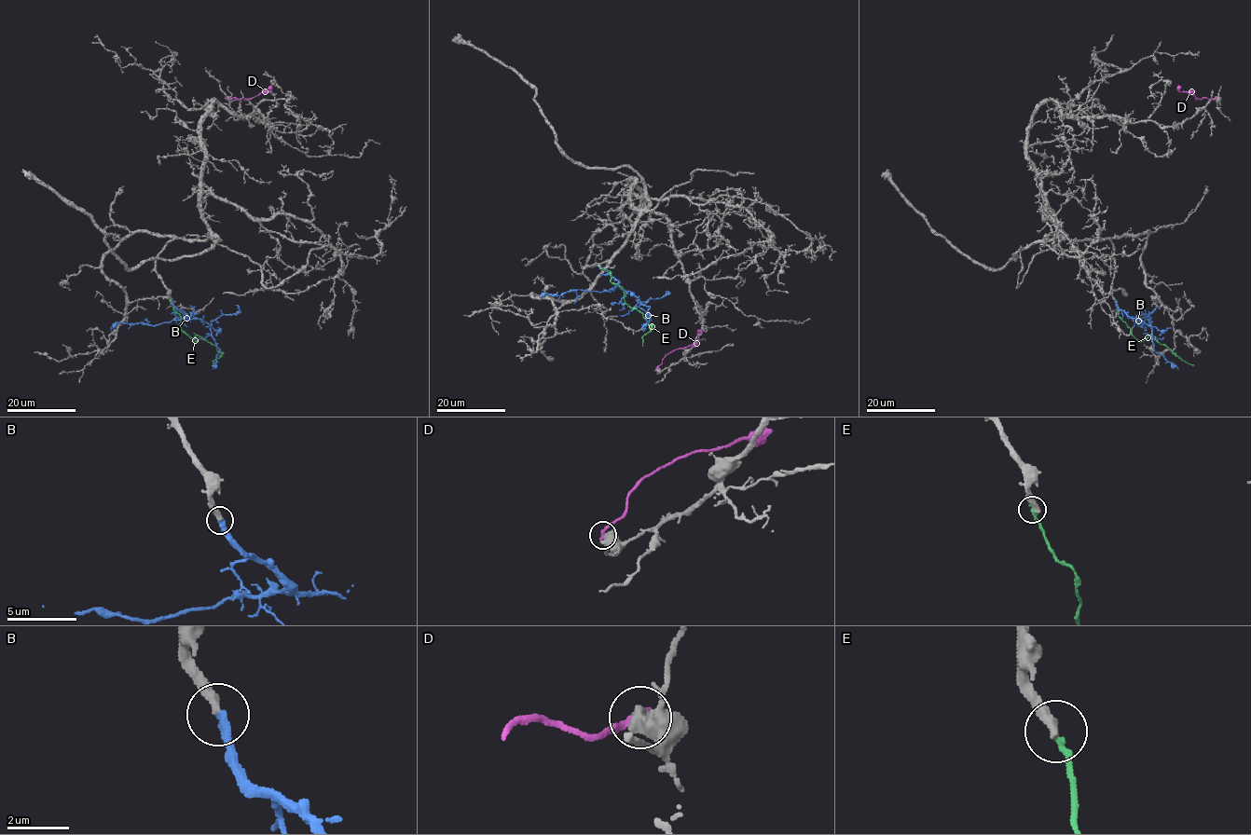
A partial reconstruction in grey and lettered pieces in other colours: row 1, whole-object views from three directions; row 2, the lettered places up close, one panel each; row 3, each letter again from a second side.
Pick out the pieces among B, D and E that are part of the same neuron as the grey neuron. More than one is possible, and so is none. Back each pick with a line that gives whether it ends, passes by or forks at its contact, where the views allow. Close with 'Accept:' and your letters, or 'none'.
B: it ends there
Accept: B

